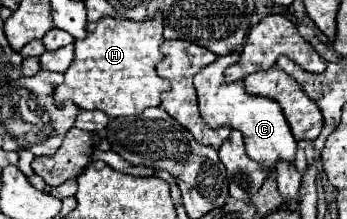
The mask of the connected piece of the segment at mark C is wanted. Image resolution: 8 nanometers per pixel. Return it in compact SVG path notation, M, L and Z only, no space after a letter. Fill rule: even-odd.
M240 49L234 51L234 55L218 57L214 63L210 63L208 67L202 67L194 75L194 87L198 93L200 113L202 113L202 119L210 127L230 125L232 129L242 131L248 157L258 161L262 167L266 167L266 171L274 171L274 167L280 159L288 159L290 163L294 161L296 139L292 137L290 125L286 123L286 117L282 115L282 109L278 107L278 103L274 103L272 99L266 99L266 97L248 95L246 89L242 87L242 81L226 83L224 71L228 65L238 61L238 55L240 55Z

